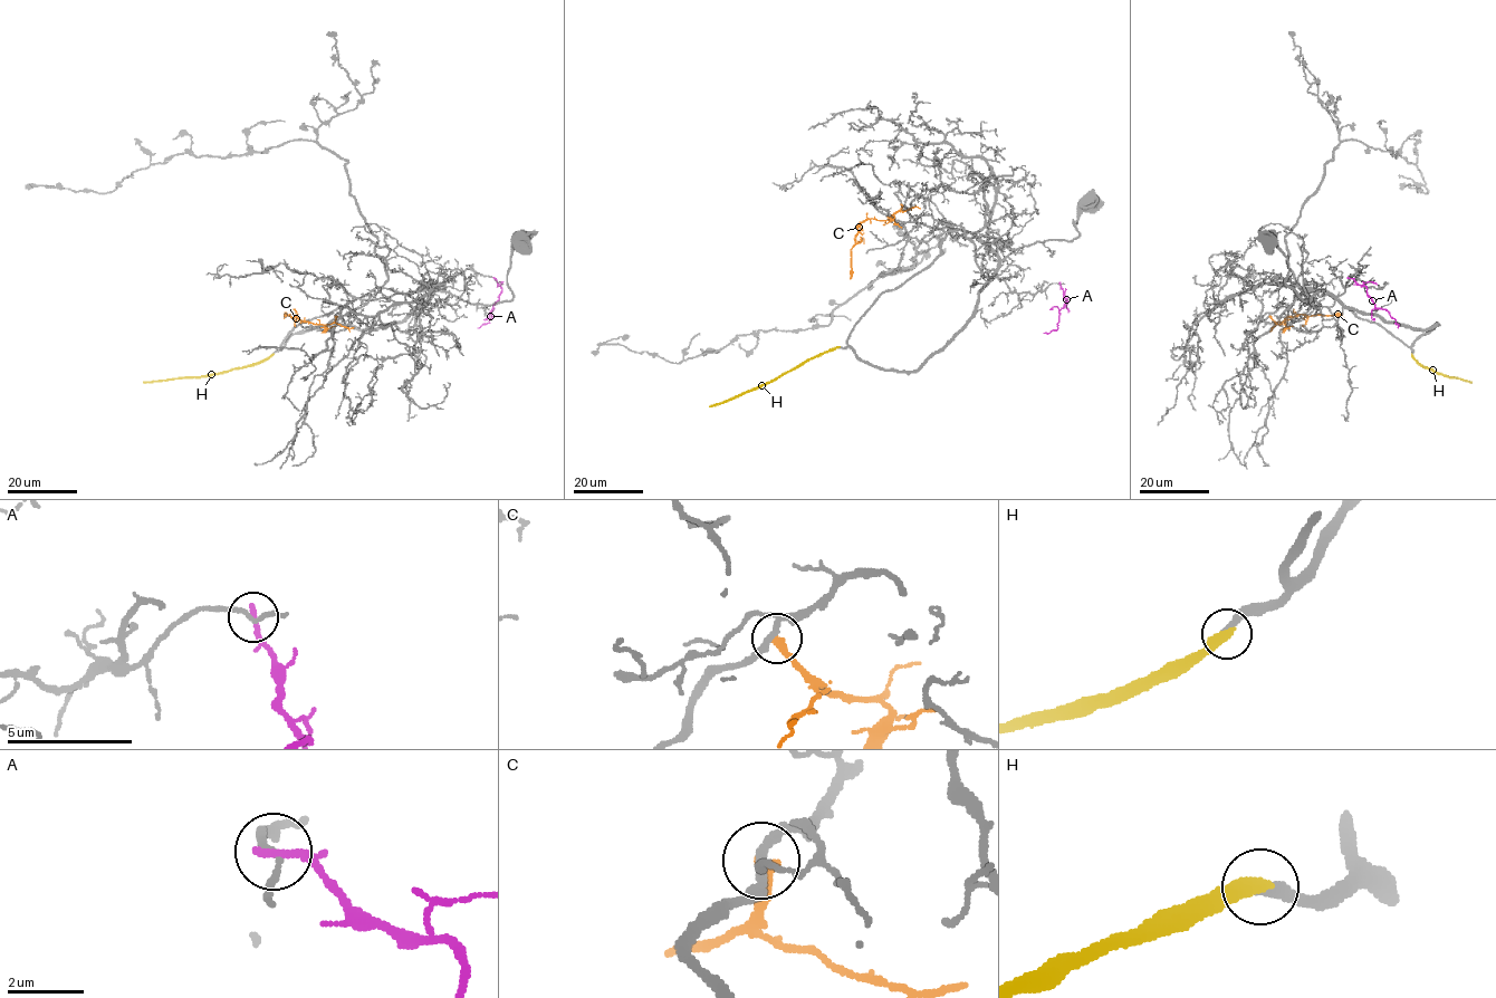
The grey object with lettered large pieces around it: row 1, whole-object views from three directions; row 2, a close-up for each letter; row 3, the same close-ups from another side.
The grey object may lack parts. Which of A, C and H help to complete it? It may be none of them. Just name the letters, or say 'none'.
H

